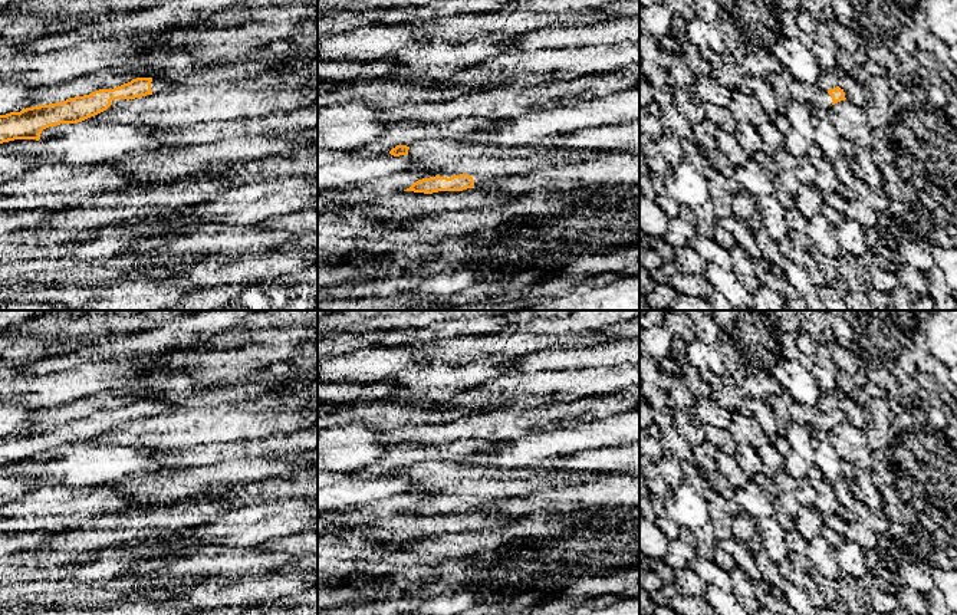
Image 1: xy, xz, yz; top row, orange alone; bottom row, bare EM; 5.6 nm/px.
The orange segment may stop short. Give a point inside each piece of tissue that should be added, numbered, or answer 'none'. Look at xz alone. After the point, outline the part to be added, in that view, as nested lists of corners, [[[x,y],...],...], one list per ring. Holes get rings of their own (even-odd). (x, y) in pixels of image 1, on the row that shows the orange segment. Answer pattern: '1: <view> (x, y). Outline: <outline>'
1: xz (437, 157). Outline: [[[422,139],[410,145],[414,170],[430,175],[467,174],[474,185],[536,168],[595,159],[606,151],[536,145],[466,144],[458,139]]]

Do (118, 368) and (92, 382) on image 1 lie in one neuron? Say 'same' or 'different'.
same

